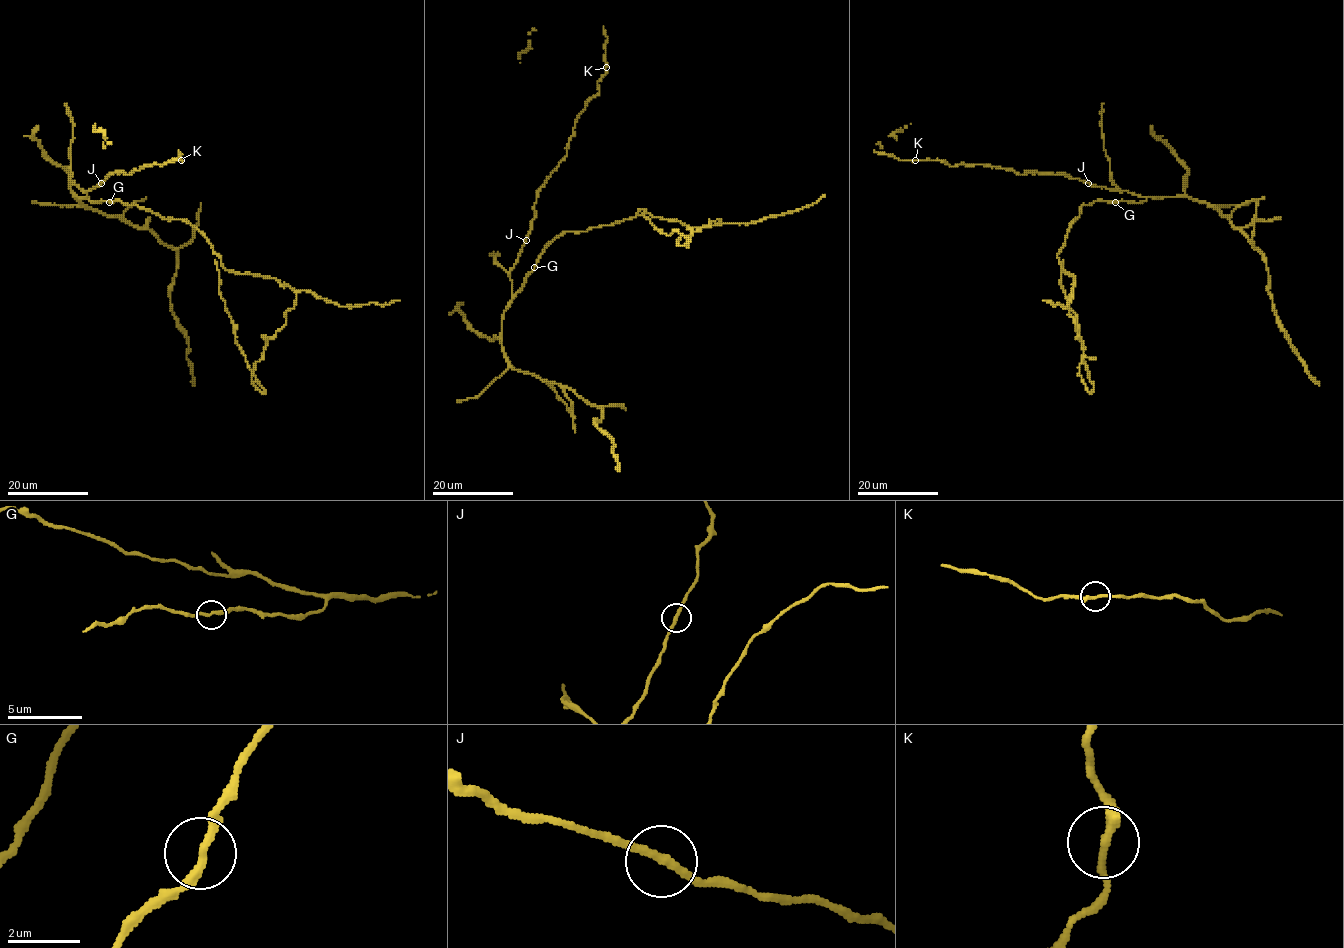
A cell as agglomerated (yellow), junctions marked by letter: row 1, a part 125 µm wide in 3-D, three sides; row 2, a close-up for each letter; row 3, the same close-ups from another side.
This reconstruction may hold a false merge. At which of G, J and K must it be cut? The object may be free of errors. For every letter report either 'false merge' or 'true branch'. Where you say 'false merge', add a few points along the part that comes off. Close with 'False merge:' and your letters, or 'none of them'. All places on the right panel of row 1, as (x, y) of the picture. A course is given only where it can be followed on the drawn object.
G: true branch
J: true branch
K: true branch
False merge: none of them

